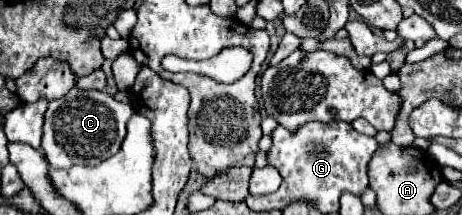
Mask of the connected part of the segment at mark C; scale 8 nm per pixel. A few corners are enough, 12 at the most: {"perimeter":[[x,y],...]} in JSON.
{"perimeter":[[69,90],[45,112],[51,166],[119,152],[135,108],[107,92]]}

